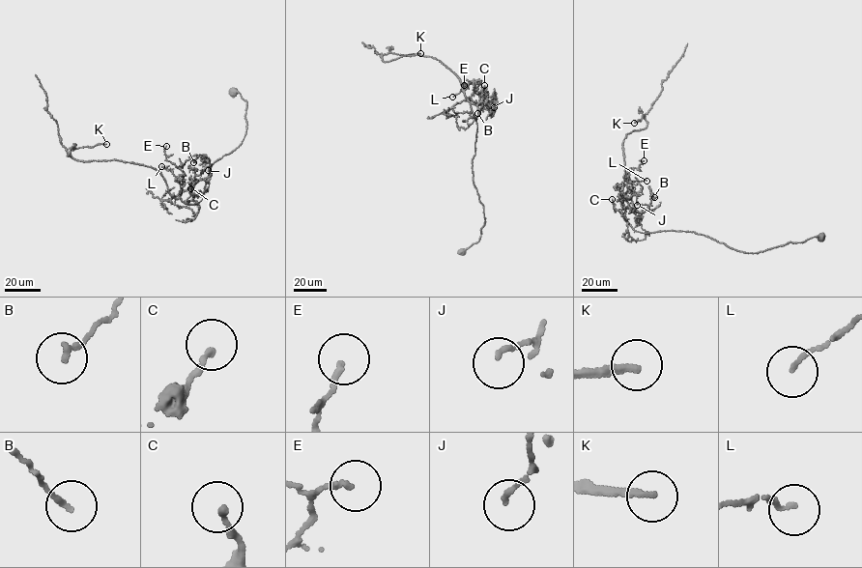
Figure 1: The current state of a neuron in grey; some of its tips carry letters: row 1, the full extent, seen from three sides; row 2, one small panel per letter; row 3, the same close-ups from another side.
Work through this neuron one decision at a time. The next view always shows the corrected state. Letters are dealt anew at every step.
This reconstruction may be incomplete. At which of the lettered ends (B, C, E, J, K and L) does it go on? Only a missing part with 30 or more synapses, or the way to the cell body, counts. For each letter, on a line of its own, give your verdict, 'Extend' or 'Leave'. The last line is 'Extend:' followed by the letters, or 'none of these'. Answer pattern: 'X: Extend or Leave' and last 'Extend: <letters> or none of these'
B: Leave
C: Leave
E: Leave
J: Leave
K: Extend
L: Leave
Extend: K

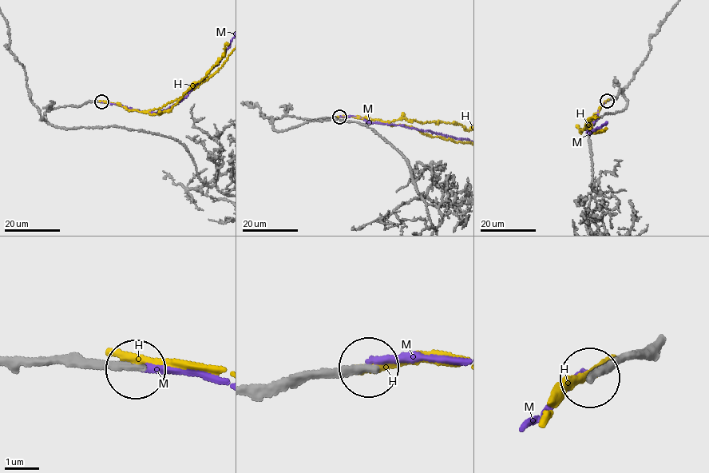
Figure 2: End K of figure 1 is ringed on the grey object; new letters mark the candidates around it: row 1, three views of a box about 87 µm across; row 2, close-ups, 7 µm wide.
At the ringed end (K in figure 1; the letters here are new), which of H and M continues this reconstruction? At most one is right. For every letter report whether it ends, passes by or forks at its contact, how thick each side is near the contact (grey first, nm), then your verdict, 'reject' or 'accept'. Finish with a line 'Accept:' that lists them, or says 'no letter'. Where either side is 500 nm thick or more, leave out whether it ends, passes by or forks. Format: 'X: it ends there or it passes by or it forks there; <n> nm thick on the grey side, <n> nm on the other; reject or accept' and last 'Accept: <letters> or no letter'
H: it ends there; 240 nm thick on the grey side, 320 nm on the other; reject
M: it ends there; 200 nm thick on the grey side, 180 nm on the other; reject
Accept: no letter

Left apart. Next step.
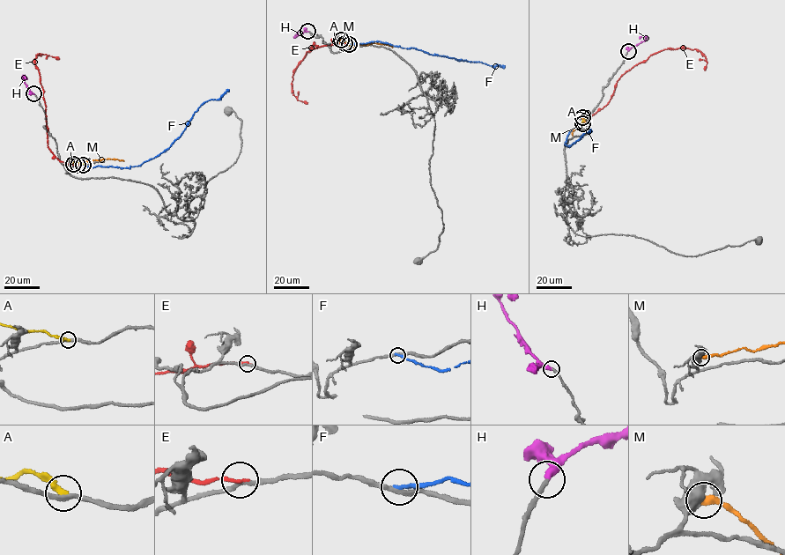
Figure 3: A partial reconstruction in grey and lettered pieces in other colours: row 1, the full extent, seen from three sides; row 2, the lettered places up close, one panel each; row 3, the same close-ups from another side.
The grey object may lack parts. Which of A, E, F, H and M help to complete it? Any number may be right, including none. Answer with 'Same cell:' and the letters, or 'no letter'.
Same cell: H

